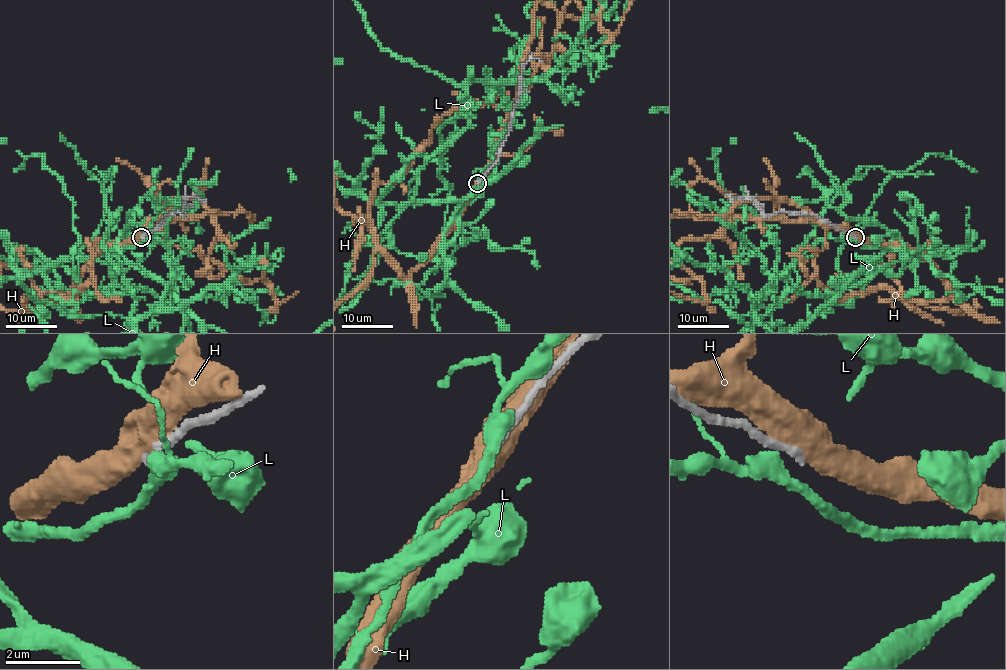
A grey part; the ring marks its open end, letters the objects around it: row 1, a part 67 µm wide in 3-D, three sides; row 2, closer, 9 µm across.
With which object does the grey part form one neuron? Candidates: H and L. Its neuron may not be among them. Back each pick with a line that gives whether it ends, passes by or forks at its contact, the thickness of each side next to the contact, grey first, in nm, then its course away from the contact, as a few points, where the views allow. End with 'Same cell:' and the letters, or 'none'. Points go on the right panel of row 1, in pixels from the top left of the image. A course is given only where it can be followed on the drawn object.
Same cell: none

